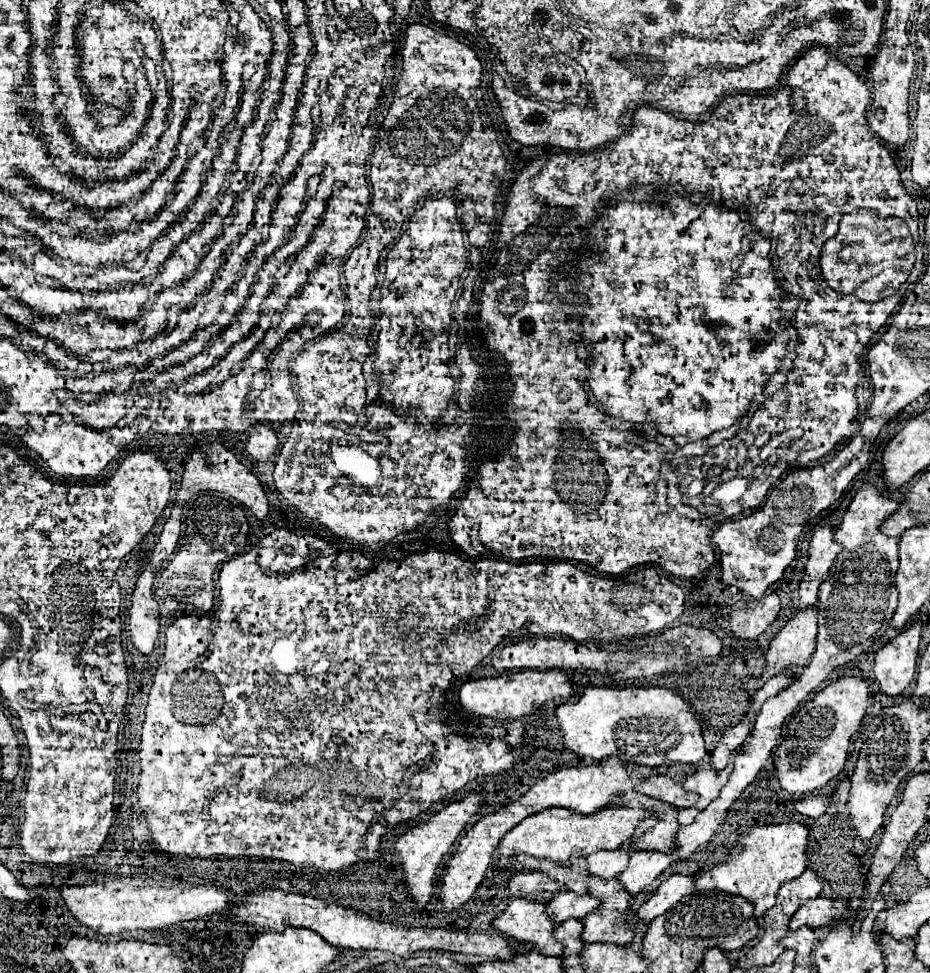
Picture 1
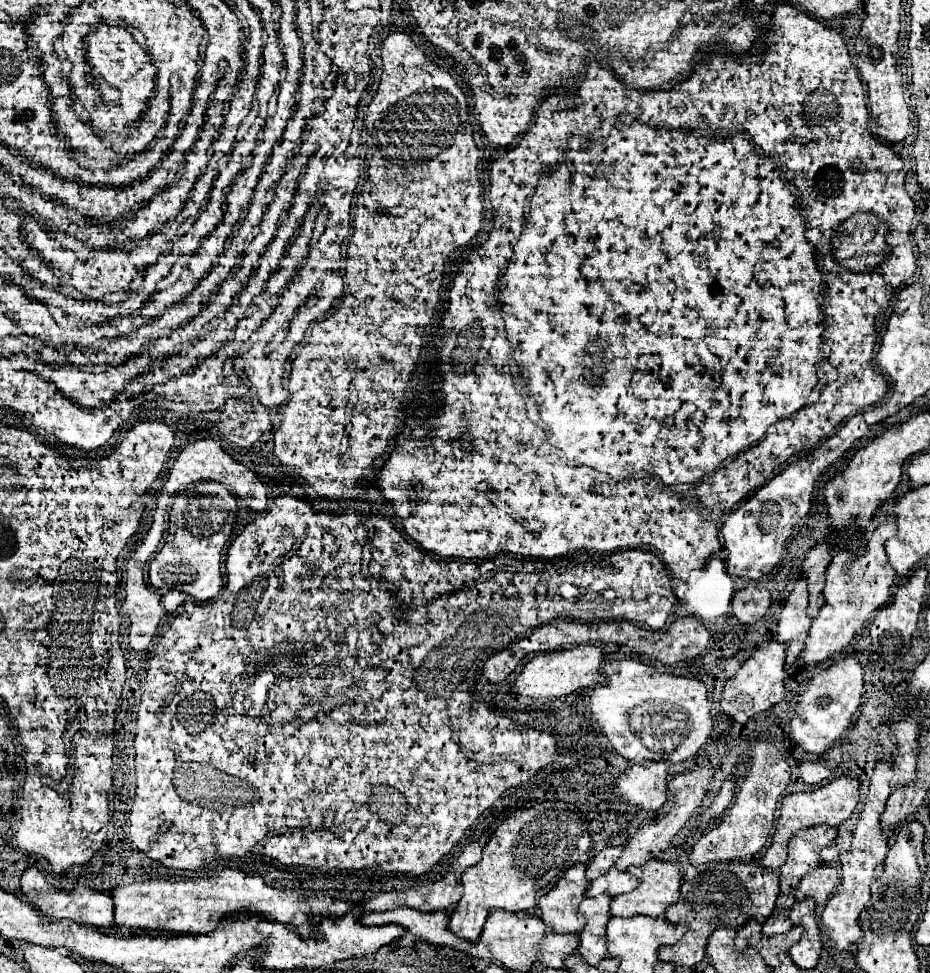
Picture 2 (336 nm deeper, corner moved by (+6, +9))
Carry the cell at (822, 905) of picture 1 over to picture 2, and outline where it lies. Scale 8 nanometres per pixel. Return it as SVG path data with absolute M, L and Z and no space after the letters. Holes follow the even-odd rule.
M821 865L817 867L817 871L811 871L801 879L795 891L795 899L801 901L813 897L815 903L825 903L831 897L831 893L835 893L837 883L839 875L835 873L835 869L829 865Z

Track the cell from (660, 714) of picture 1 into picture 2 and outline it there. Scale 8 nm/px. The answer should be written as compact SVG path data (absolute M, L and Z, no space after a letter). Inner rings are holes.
M624 659L605 664L602 668L607 683L593 689L591 695L591 711L603 731L607 733L613 749L625 759L633 757L635 761L687 761L697 755L697 751L709 741L713 733L713 717L709 713L707 689L701 681L681 675L661 673L655 667L633 659ZM647 733L643 749L641 743L633 747L631 737L643 737ZM649 757L649 759L647 759Z

